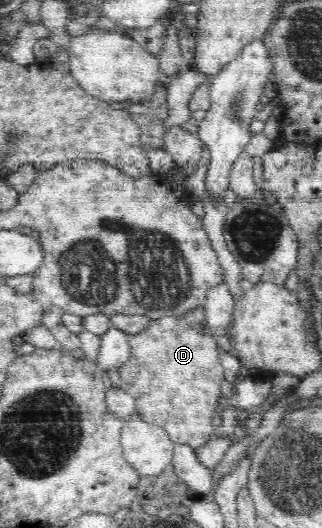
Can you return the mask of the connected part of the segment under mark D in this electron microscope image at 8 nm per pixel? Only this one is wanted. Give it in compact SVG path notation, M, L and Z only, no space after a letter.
M180 317L150 319L144 331L129 335L128 343L129 360L117 367L117 371L120 374L120 388L135 397L135 414L145 422L164 428L170 439L177 444L187 444L196 449L209 439L214 439L218 432L213 426L213 415L218 412L221 402L220 388L224 370L219 362L219 343L211 335L209 327L195 329L185 324Z

